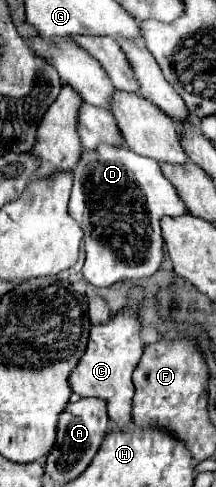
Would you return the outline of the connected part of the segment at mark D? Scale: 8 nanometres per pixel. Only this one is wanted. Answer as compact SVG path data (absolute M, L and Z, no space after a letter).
M100 146L100 150L94 152L84 150L84 158L80 158L80 162L72 170L74 170L74 186L70 196L70 214L76 218L76 222L80 222L84 230L86 262L82 266L82 274L86 282L96 288L104 288L112 286L114 282L142 280L154 276L164 260L162 218L164 216L176 218L188 214L188 208L176 194L176 188L164 178L160 164L128 148Z

